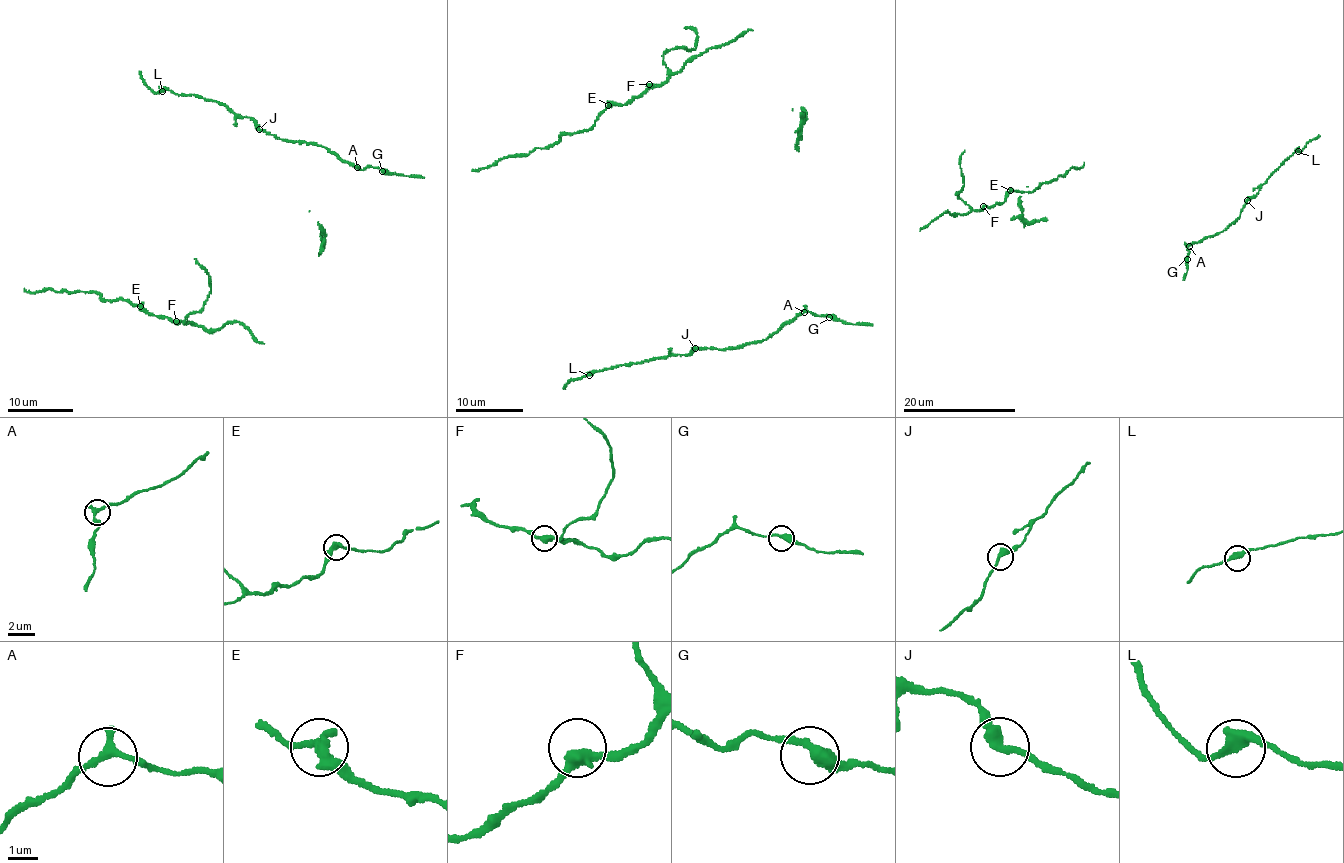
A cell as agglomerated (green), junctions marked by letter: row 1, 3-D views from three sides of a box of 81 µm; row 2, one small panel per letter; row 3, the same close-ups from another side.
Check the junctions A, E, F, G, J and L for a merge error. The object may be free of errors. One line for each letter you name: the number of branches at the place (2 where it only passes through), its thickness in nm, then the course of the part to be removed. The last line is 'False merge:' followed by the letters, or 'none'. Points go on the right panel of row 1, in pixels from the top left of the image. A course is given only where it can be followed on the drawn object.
False merge: none

